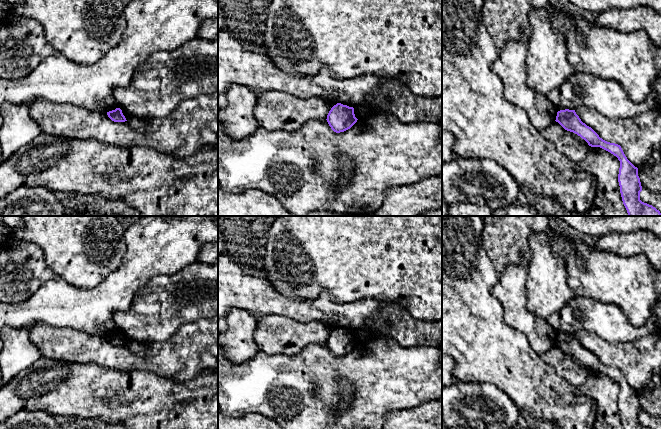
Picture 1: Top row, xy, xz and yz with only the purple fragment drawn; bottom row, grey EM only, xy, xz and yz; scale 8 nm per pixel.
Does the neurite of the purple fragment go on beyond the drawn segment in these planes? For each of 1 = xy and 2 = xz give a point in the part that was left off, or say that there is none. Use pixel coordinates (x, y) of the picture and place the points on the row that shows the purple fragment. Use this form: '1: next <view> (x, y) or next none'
1: next none
2: next none

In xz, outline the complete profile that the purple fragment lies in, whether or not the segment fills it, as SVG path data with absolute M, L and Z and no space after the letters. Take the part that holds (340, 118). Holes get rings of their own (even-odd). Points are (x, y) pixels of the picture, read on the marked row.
M337 103L329 111L326 120L334 132L340 133L350 129L358 119L353 107Z

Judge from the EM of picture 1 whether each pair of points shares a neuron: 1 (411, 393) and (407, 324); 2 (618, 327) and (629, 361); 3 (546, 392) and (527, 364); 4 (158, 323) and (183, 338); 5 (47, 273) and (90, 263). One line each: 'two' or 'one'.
1: two
2: two
3: one
4: two
5: two

